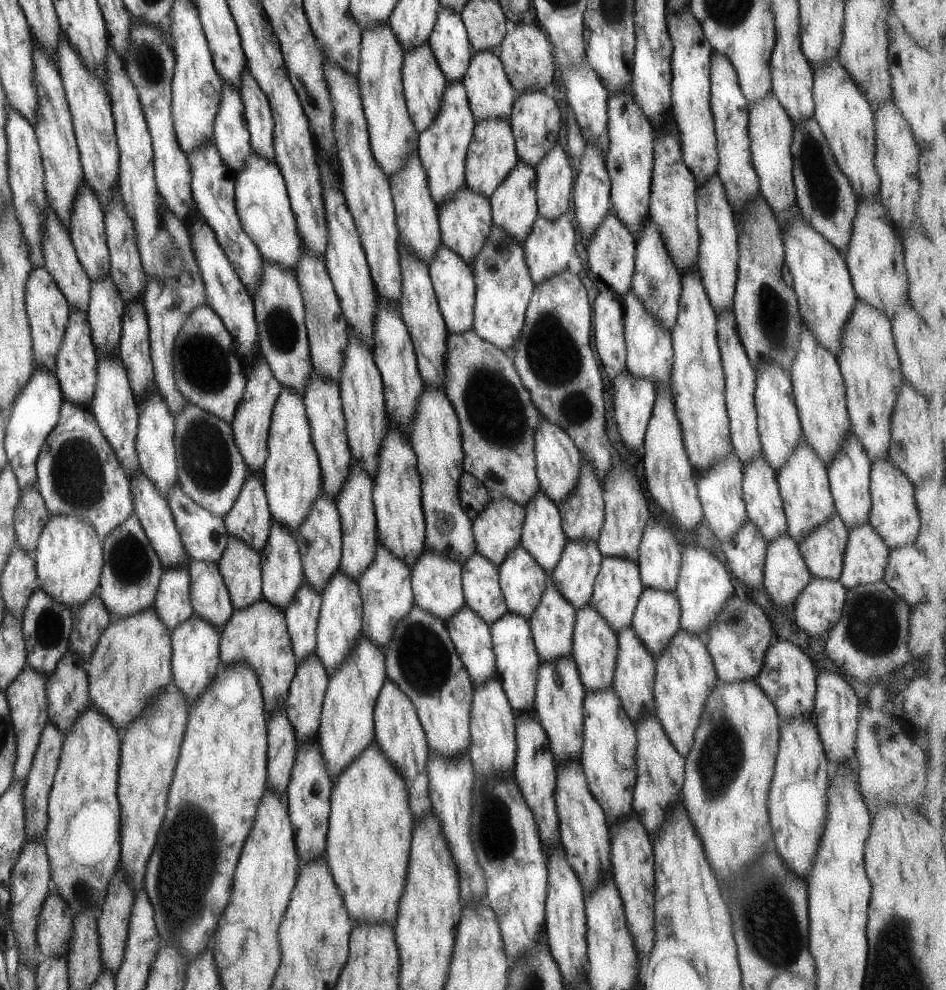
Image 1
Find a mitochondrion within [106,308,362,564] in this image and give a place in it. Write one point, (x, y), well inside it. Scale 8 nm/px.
(205, 454)

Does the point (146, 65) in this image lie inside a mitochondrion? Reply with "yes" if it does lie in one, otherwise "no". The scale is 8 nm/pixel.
yes

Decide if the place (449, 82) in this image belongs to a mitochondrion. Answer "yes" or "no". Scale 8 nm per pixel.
no

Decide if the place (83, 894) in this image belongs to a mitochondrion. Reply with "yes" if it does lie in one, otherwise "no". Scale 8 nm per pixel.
yes

